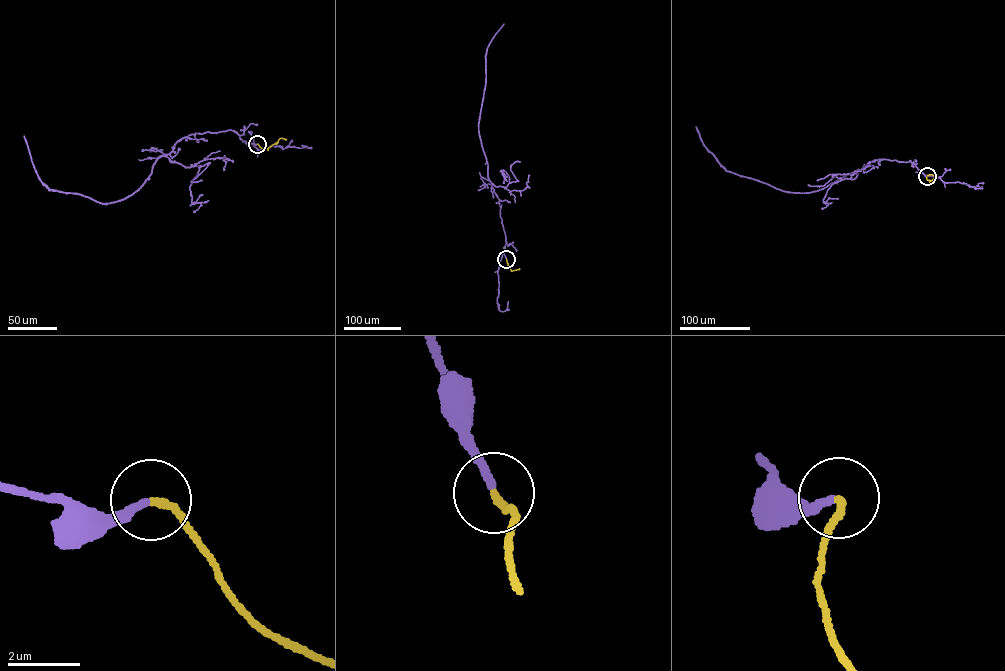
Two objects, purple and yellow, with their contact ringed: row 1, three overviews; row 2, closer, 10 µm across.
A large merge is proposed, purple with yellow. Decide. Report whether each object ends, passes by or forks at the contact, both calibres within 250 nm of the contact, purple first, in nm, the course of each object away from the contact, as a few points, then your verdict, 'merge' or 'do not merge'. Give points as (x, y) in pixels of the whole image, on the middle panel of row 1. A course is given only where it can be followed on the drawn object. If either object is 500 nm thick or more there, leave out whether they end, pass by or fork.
purple ends | yellow ends | 240/190 nm | purple via (506, 259), (499, 199), (488, 179), (478, 129), (485, 56), (503, 24) | yellow via (506, 259), (511, 270), (519, 269) | merge

